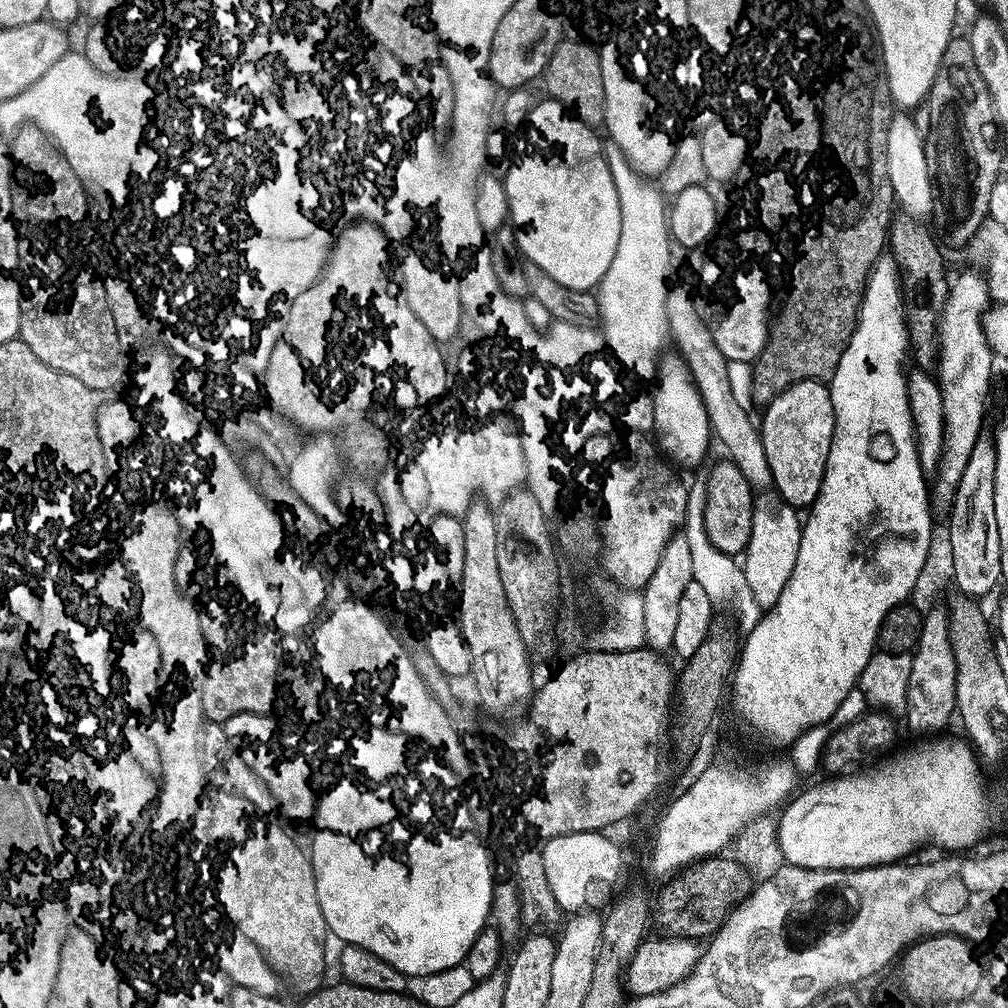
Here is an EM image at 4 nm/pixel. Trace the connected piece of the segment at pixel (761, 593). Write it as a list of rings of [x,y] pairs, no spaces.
[[[764,506],[756,509],[754,534],[751,535],[750,546],[745,552],[742,567],[747,585],[750,586],[755,601],[763,611],[777,605],[797,566],[803,536],[803,523],[801,517],[799,520],[797,516],[799,515],[789,508],[782,508],[780,512],[772,512]]]

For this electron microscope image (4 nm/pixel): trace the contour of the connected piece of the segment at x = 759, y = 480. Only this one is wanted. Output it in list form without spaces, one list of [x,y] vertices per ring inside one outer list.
[[[680,286],[673,287],[667,296],[667,320],[671,339],[675,340],[682,352],[683,361],[692,372],[699,393],[702,394],[703,405],[706,406],[709,422],[715,439],[729,452],[731,463],[746,474],[753,489],[773,487],[770,462],[766,458],[764,438],[759,427],[752,425],[752,420],[743,409],[743,403],[732,392],[730,384],[729,363],[725,355],[718,349],[715,333],[704,322],[693,296],[689,290]]]

